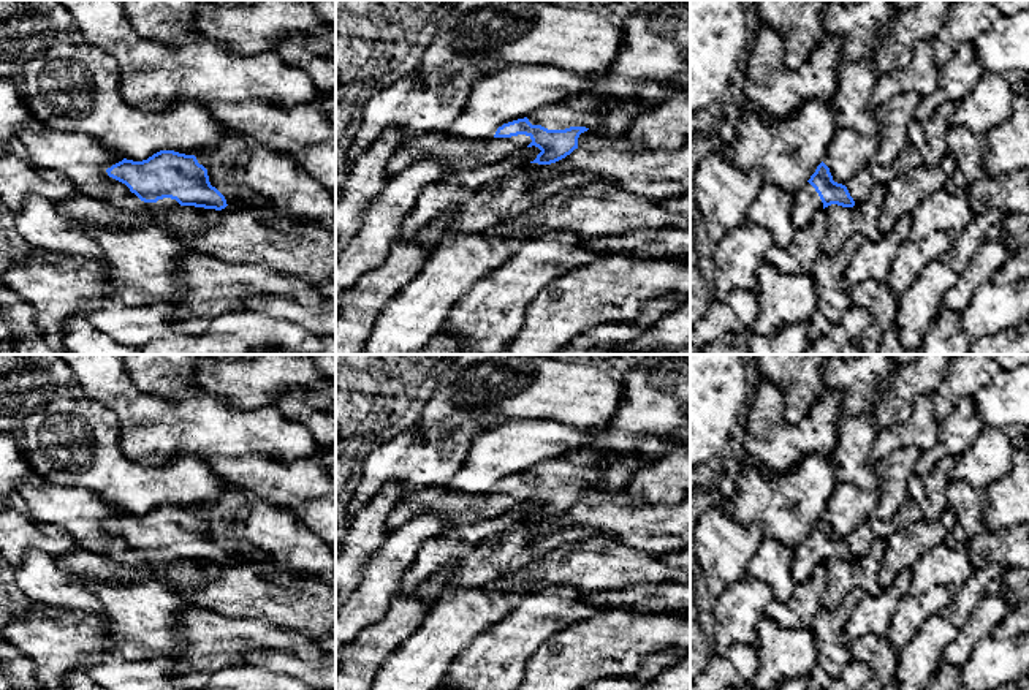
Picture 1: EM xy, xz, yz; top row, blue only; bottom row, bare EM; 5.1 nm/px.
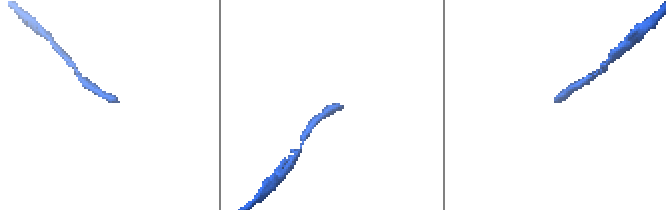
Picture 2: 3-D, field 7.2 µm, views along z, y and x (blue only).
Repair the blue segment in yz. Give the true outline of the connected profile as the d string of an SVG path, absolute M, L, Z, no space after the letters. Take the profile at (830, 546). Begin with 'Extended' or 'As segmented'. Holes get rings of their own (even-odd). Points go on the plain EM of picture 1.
Extended. M822 516L807 538L793 549L792 576L804 584L818 563L831 559L853 562L855 555L845 540L833 535L830 522Z

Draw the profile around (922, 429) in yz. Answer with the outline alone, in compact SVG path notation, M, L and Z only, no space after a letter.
M931 392L920 394L907 421L882 429L871 448L871 461L875 464L898 448L917 448L925 451L934 446L940 435L940 421L934 416Z

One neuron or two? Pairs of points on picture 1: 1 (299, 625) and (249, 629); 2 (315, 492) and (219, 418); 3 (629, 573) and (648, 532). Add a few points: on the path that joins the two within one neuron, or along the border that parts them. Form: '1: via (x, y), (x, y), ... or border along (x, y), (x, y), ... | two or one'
1: border along (287, 627), (314, 640) | two
2: border along (231, 458), (307, 458) | two
3: border along (607, 546), (627, 546), (657, 556) | two

